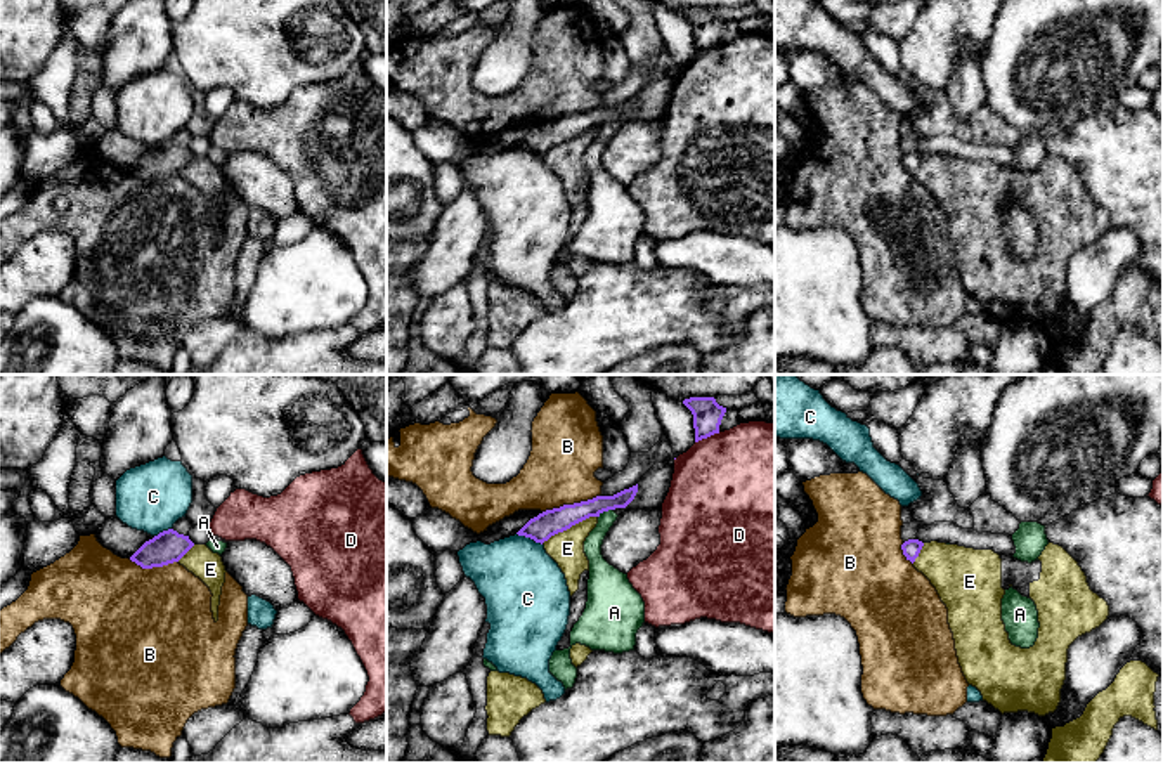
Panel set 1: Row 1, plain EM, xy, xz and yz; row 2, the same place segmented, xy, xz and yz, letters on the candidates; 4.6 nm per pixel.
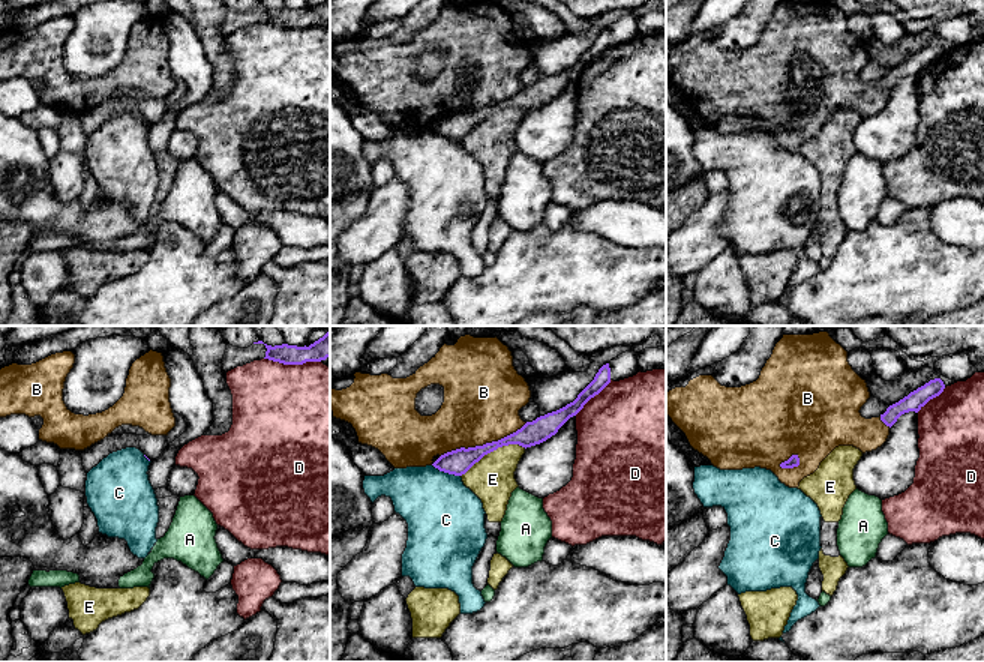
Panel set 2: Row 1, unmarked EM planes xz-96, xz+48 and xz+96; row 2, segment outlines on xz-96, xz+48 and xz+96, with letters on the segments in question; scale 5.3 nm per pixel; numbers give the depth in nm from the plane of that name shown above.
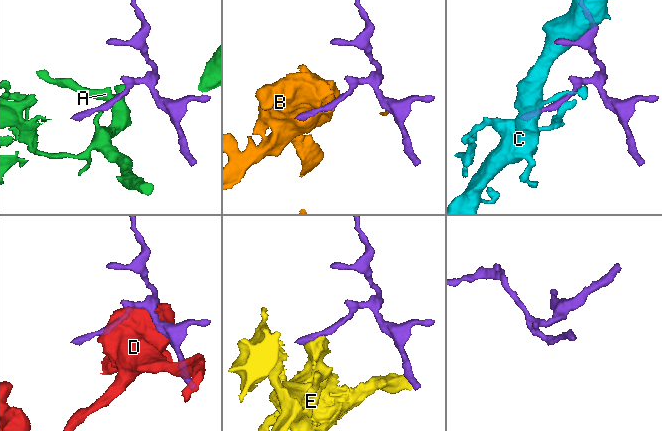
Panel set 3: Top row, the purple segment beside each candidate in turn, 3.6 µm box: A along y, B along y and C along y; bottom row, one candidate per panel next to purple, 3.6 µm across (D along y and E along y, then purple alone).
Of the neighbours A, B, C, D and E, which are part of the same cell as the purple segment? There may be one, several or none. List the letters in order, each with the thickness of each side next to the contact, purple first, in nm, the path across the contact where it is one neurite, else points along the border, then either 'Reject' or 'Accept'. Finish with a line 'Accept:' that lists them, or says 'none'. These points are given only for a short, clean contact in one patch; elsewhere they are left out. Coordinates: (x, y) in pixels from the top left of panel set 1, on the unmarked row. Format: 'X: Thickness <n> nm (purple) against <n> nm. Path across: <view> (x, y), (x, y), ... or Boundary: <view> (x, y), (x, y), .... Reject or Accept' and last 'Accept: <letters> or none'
A: Thickness 120 nm (purple) against 80 nm. Boundary: xz (612, 120), (598, 129). Reject
B: Thickness 120 nm (purple) against 320 nm. Reject
C: Thickness 120 nm (purple) against 380 nm. Reject
D: Thickness 140 nm (purple) against 480 nm. Reject
E: Thickness 120 nm (purple) against 160 nm. Boundary: xz (597, 127), (590, 127), (541, 155). Reject
Accept: none

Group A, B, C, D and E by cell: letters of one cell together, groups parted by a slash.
A / B / C / D / E

